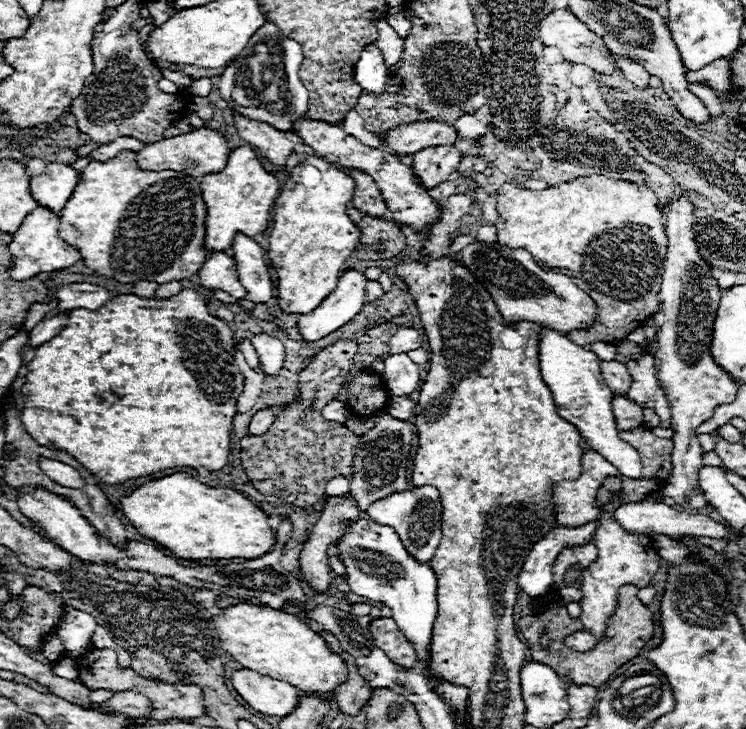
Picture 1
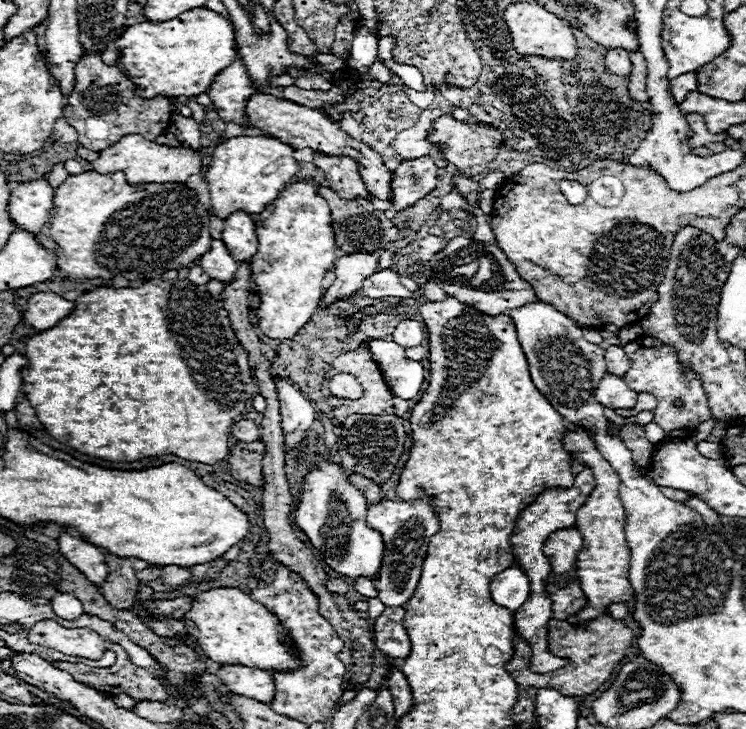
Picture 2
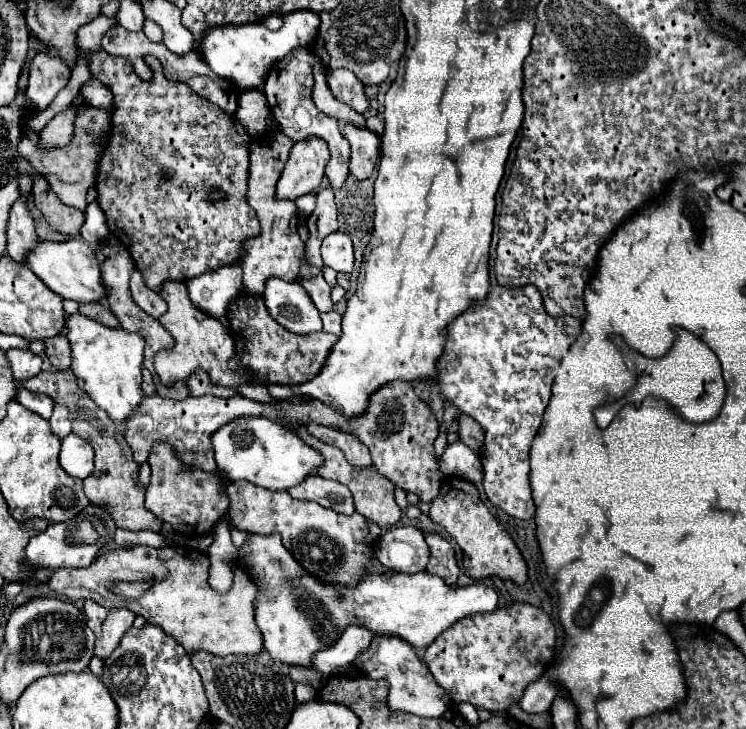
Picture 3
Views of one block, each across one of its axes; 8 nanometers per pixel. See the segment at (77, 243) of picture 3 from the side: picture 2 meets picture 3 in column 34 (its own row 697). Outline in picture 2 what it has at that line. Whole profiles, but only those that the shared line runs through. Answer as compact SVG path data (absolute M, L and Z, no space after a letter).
M224 664L216 672L216 676L234 694L244 694L246 698L256 698L258 702L264 702L264 704L270 704L274 700L274 694L276 694L274 678L266 670Z

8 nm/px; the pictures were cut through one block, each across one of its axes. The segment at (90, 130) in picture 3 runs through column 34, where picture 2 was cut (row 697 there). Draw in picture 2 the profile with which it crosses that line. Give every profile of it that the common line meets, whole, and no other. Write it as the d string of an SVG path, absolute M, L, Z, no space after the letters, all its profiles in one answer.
M116 656L116 662L110 668L92 668L92 666L86 666L86 664L72 664L72 662L54 662L54 666L60 668L60 670L70 672L78 682L94 686L96 690L106 692L110 696L128 694L134 700L160 700L160 702L170 698L166 686L160 682L160 678L156 678L152 672L148 672L144 668L138 668L138 666L130 664L130 660L126 656Z

